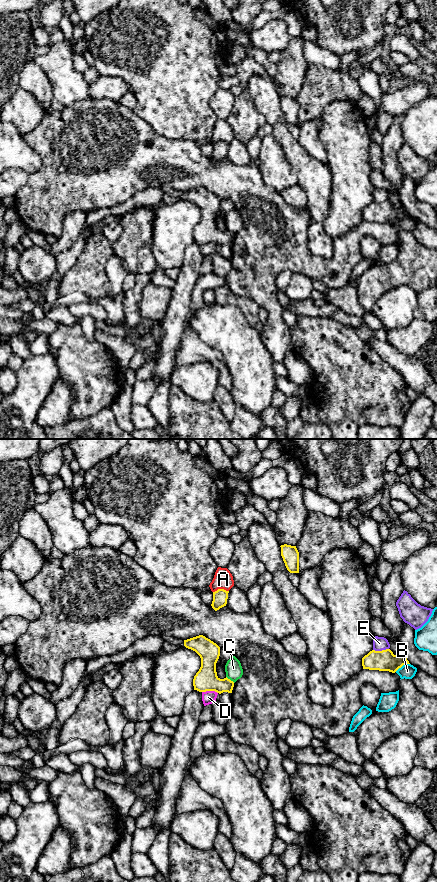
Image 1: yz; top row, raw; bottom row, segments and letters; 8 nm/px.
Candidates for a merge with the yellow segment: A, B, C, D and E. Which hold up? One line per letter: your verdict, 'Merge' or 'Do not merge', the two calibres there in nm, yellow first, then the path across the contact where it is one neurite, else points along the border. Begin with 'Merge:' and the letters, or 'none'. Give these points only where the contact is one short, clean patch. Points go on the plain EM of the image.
Merge: none
A: Do not merge. Thickness 120 nm (yellow) against 160 nm
B: Do not merge. Thickness 170 nm (yellow) against 120 nm
C: Do not merge. Thickness 190 nm (yellow) against 140 nm. Boundary: yz (226, 228), (234, 234)
D: Do not merge. Thickness 190 nm (yellow) against 110 nm. Boundary: yz (202, 243), (215, 243), (217, 245)
E: Do not merge. Thickness 170 nm (yellow) against 110 nm

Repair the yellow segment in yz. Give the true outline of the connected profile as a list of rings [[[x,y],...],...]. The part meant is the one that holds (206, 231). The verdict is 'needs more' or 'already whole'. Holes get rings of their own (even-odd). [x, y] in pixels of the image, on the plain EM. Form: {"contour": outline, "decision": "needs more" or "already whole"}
{"contour": [[[199,187],[184,192],[184,198],[195,203],[201,210],[201,219],[193,231],[194,242],[232,245],[234,234],[227,229],[220,231],[217,228],[216,215],[220,208],[220,199],[216,195]]], "decision": "already whole"}

